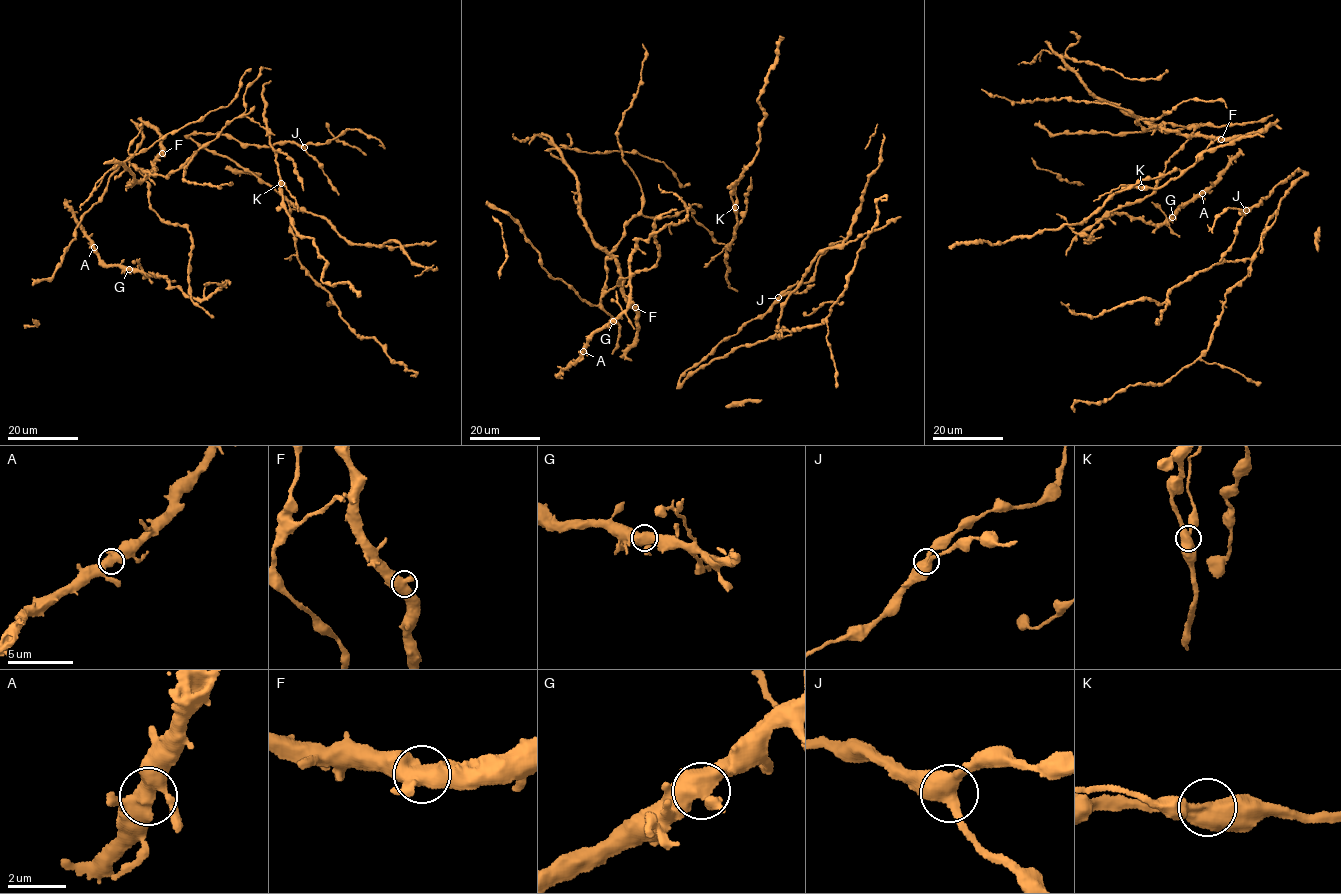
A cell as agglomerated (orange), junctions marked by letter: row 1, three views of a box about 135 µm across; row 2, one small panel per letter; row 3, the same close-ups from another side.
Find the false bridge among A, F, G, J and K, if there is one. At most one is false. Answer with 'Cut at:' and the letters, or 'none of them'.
Cut at: K

